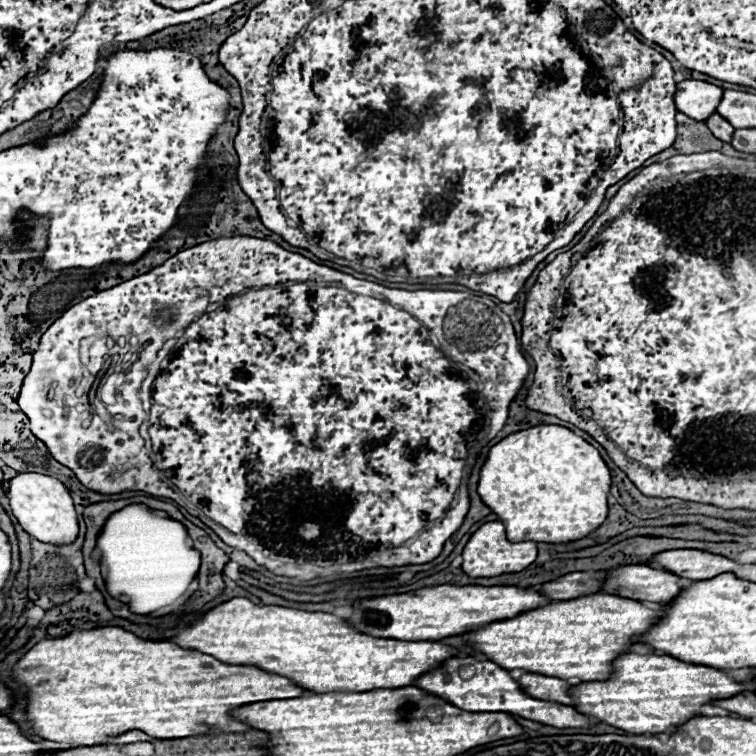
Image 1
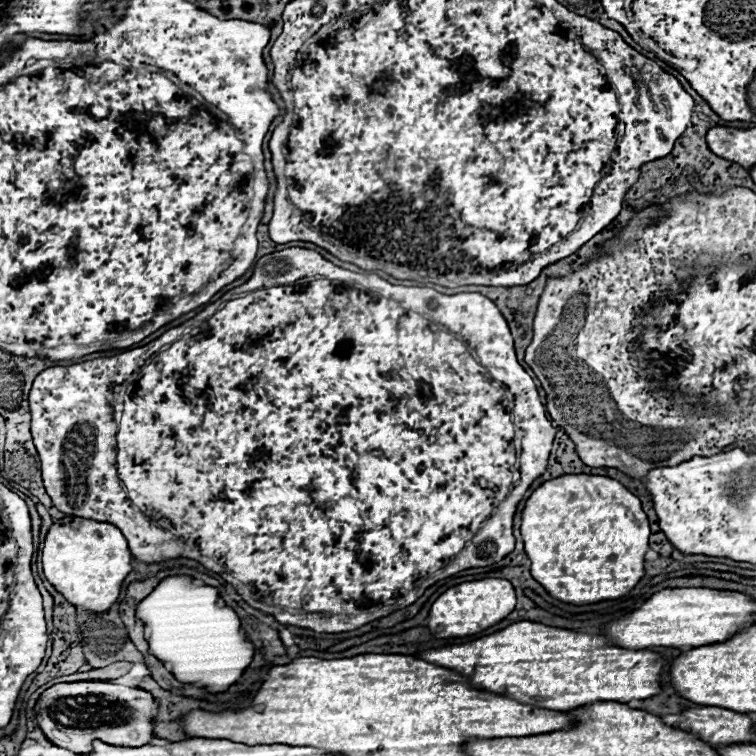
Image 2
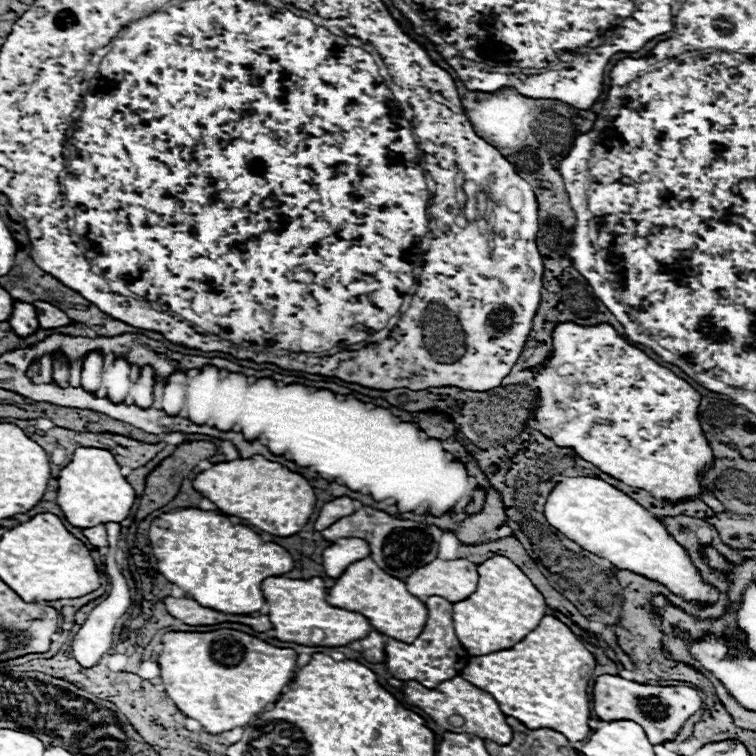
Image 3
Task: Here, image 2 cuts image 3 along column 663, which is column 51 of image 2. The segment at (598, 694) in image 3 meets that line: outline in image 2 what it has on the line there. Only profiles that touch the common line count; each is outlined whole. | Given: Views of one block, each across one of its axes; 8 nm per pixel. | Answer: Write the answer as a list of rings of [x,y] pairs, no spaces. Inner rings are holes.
[[[64,682],[44,690],[34,706],[36,722],[44,736],[70,752],[90,752],[92,740],[102,740],[112,746],[140,746],[154,736],[152,720],[156,702],[150,692],[110,682]]]

